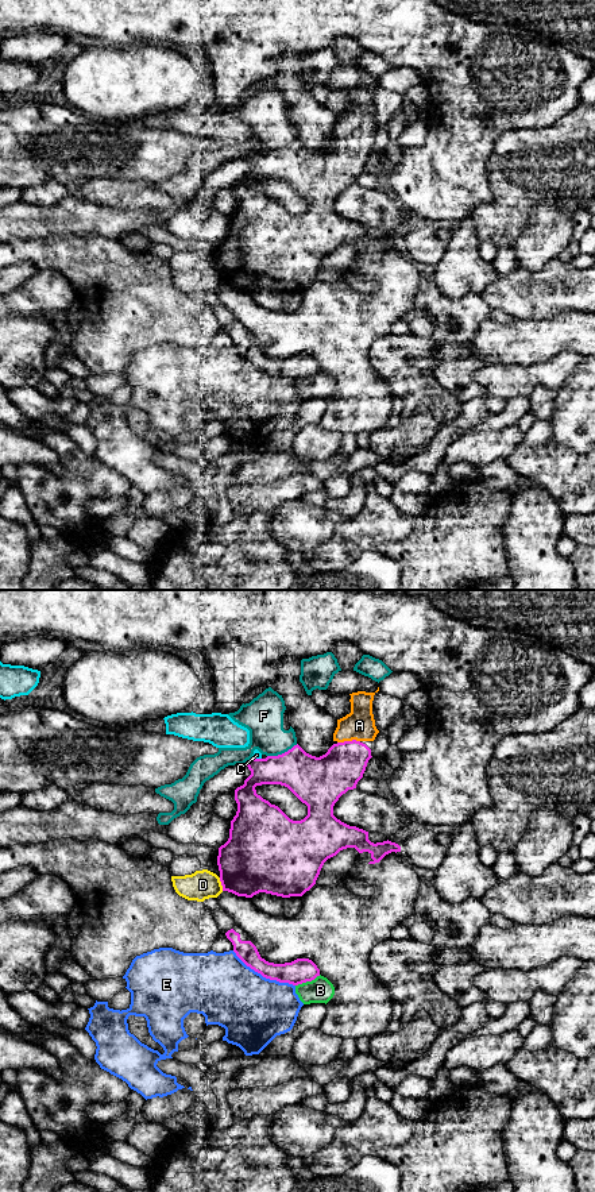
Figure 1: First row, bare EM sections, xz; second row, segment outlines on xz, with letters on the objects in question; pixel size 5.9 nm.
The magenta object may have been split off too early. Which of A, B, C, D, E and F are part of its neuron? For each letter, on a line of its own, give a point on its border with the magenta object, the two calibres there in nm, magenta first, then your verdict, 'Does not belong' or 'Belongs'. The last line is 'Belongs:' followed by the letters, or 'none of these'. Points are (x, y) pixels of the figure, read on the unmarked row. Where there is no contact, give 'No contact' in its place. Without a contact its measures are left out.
A: Touches magenta at xz (348, 137). Thickness 260 nm (magenta) against 180 nm. Belongs
B: Touches magenta at xz (308, 375). Thickness 150 nm (magenta) against 150 nm. Does not belong
C: Touches magenta at xz (257, 154). Thickness 240 nm (magenta) against 50 nm. Does not belong
D: Touches magenta at xz (221, 280). Thickness 400 nm (magenta) against 180 nm. Does not belong
E: Touches magenta at xz (263, 371). Thickness 150 nm (magenta) against 400 nm. Does not belong
F: Touches magenta at xz (282, 149). Thickness 280 nm (magenta) against 240 nm. Does not belong
Belongs: A

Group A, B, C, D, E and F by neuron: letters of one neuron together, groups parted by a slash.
A / B / C / D / E / F

